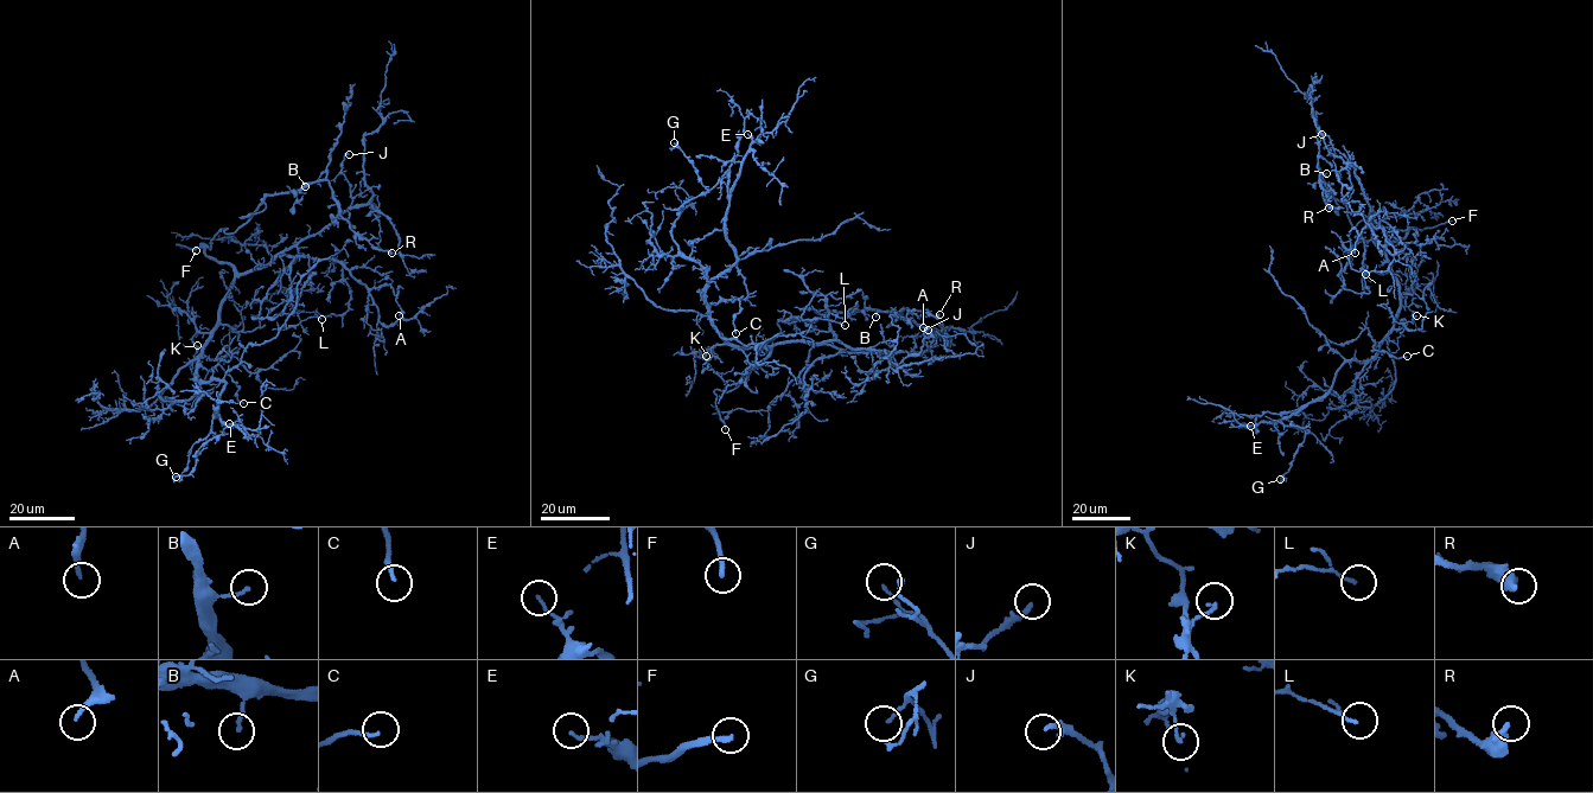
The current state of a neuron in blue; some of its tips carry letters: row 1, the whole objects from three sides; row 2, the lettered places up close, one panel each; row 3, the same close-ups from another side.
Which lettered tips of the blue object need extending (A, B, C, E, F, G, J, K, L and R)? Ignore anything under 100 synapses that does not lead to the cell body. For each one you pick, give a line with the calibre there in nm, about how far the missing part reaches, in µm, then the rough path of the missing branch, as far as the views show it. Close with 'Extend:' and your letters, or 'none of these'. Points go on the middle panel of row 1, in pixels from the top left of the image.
F: 240 nm thick; about 80 µm are missing
Extend: F

